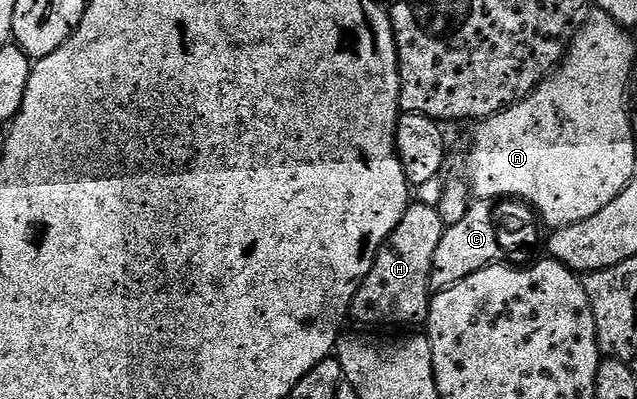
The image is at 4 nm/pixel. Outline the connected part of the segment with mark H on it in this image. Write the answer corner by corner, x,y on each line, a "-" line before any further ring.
417,203
410,204
408,211
403,215
403,219
399,219
399,223
391,231
391,235
379,247
379,251
375,255
375,263
371,267
371,271
367,271
367,279
363,279
363,283
359,287
359,291
353,300
353,307
351,310
352,320
357,320
361,327
373,327
369,325
421,325
424,326
429,320
429,302
431,300
431,290
429,284
431,283
431,263
435,259
435,251
439,248
439,239
443,239
446,231
446,225
439,215
436,204
417,205

